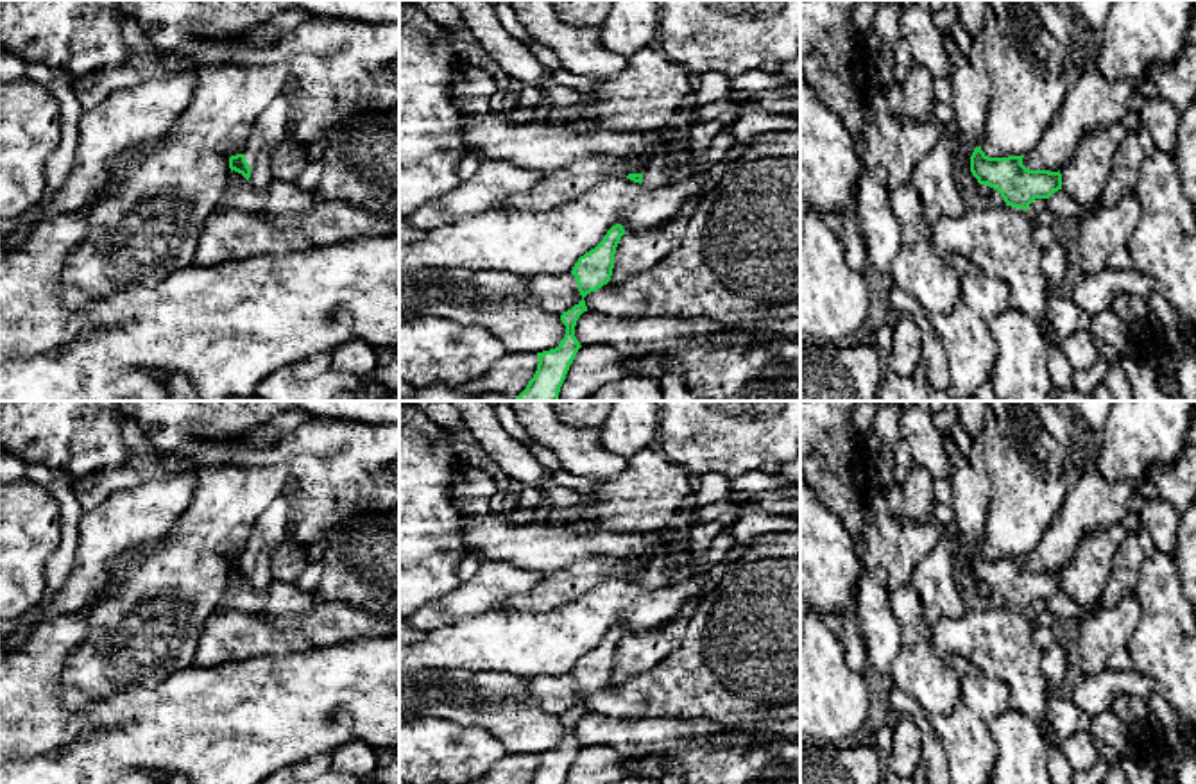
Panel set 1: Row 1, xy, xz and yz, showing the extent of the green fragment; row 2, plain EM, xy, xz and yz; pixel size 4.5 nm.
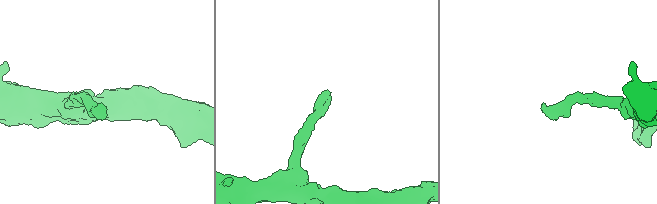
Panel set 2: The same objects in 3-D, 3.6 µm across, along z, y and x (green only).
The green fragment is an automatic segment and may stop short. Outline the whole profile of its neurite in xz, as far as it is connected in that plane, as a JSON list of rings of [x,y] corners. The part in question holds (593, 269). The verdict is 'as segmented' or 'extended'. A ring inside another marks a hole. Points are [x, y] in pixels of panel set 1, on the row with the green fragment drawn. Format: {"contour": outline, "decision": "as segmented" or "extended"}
{"contour": [[[621,224],[612,226],[603,240],[575,263],[571,274],[577,279],[582,301],[560,315],[566,326],[564,338],[555,349],[537,353],[537,371],[514,401],[559,401],[569,365],[582,347],[575,337],[575,326],[578,317],[587,311],[584,297],[611,281],[616,247],[623,234],[625,229]]], "decision": "as segmented"}

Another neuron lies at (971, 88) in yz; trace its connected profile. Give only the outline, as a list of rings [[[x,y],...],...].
[[[944,36],[949,59],[949,81],[953,84],[954,125],[970,147],[979,147],[985,136],[987,113],[990,109],[990,79],[974,68],[956,43]]]

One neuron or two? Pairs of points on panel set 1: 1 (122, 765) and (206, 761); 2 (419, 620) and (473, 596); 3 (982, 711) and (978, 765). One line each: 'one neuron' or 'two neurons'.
1: one neuron
2: one neuron
3: one neuron

